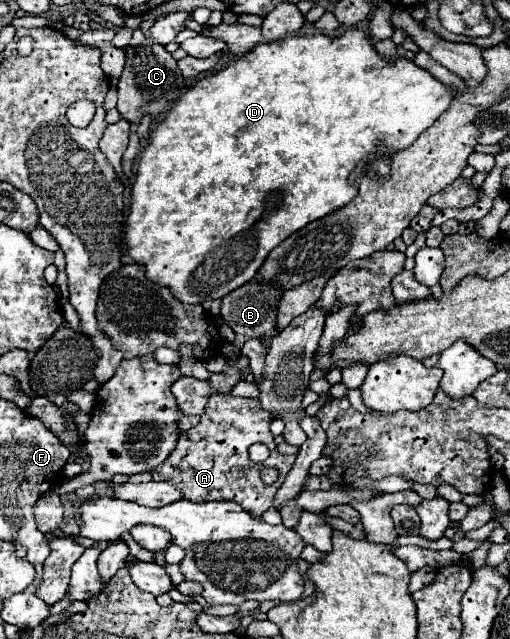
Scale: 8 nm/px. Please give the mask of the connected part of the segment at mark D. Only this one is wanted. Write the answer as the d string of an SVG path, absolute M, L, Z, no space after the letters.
M348 29L346 35L336 39L330 39L326 35L314 35L314 37L290 35L274 43L256 45L250 53L240 57L236 63L196 81L196 85L172 105L164 121L150 133L148 145L142 151L138 161L136 181L132 185L132 195L130 195L130 215L126 219L126 235L124 235L128 255L134 259L134 263L146 267L146 277L150 281L160 283L160 287L168 287L180 303L196 305L208 299L220 299L230 291L238 289L240 285L248 283L262 267L266 255L274 247L278 247L278 243L282 243L294 231L306 227L308 223L324 217L330 211L340 209L342 205L350 203L356 197L358 188L348 183L348 175L356 167L356 163L364 157L364 153L374 151L378 139L382 139L386 147L394 147L394 149L408 147L410 143L414 143L414 139L418 139L422 131L426 131L448 109L452 97L454 97L452 89L444 87L426 69L416 67L412 61L408 59L384 61L374 51L370 37L362 29Z

